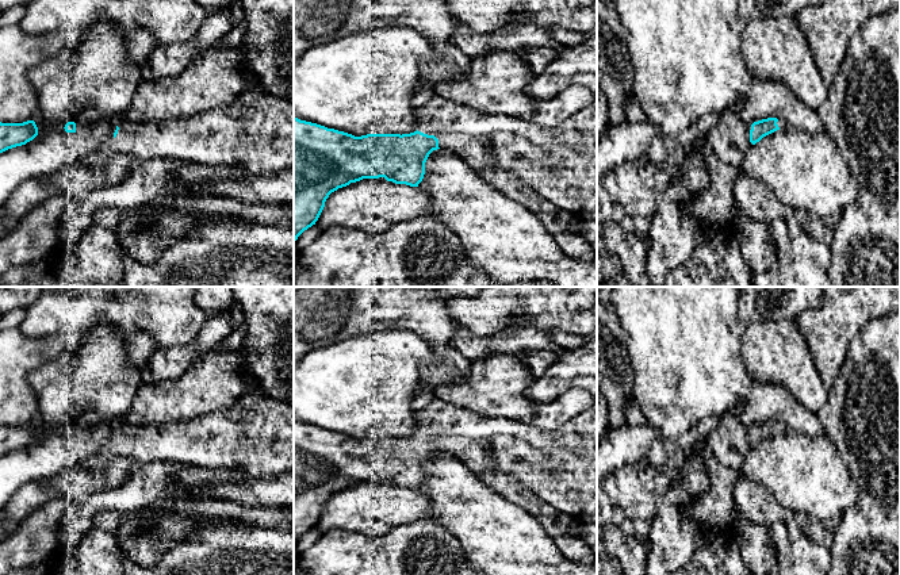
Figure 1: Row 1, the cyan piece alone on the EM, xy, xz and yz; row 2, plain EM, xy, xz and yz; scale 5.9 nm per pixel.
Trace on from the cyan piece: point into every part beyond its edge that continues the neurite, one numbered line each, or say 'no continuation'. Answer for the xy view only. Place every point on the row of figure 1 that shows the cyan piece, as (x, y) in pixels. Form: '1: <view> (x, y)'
1: xy (256, 131)

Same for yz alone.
1: yz (730, 138)

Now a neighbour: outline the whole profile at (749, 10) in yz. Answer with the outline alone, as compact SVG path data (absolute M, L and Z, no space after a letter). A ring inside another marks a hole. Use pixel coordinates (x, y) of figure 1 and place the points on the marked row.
M740 0L738 9L743 24L754 19L794 18L807 8L820 4L823 0Z

